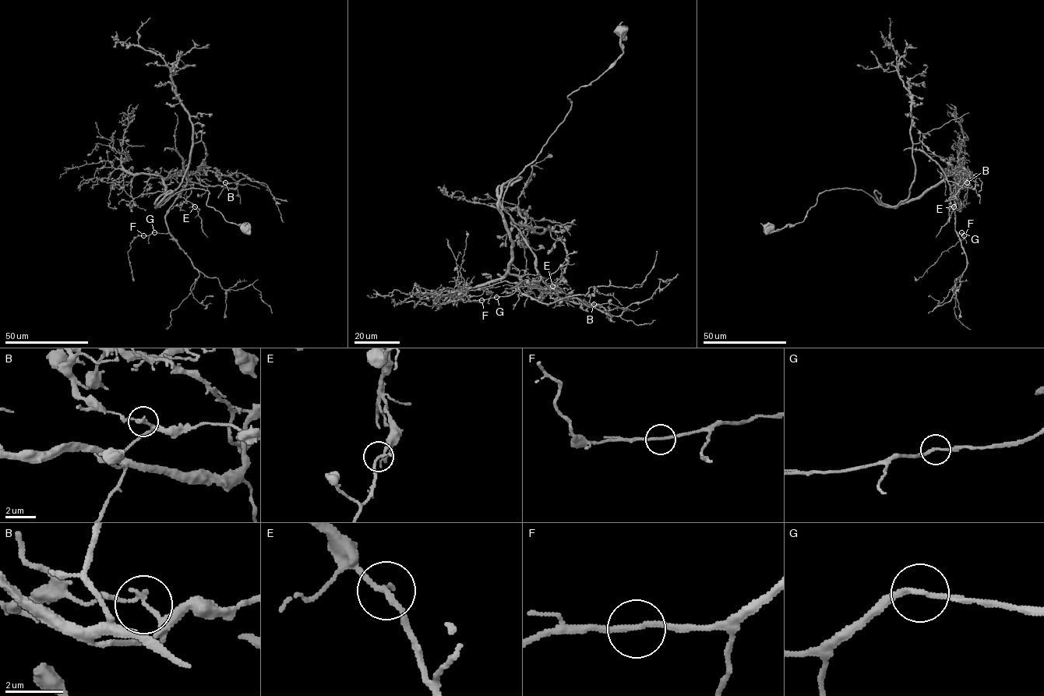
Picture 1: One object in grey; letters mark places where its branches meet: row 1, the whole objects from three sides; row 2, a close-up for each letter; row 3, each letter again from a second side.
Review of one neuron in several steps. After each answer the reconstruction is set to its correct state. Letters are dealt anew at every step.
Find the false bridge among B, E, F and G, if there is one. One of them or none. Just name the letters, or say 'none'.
B

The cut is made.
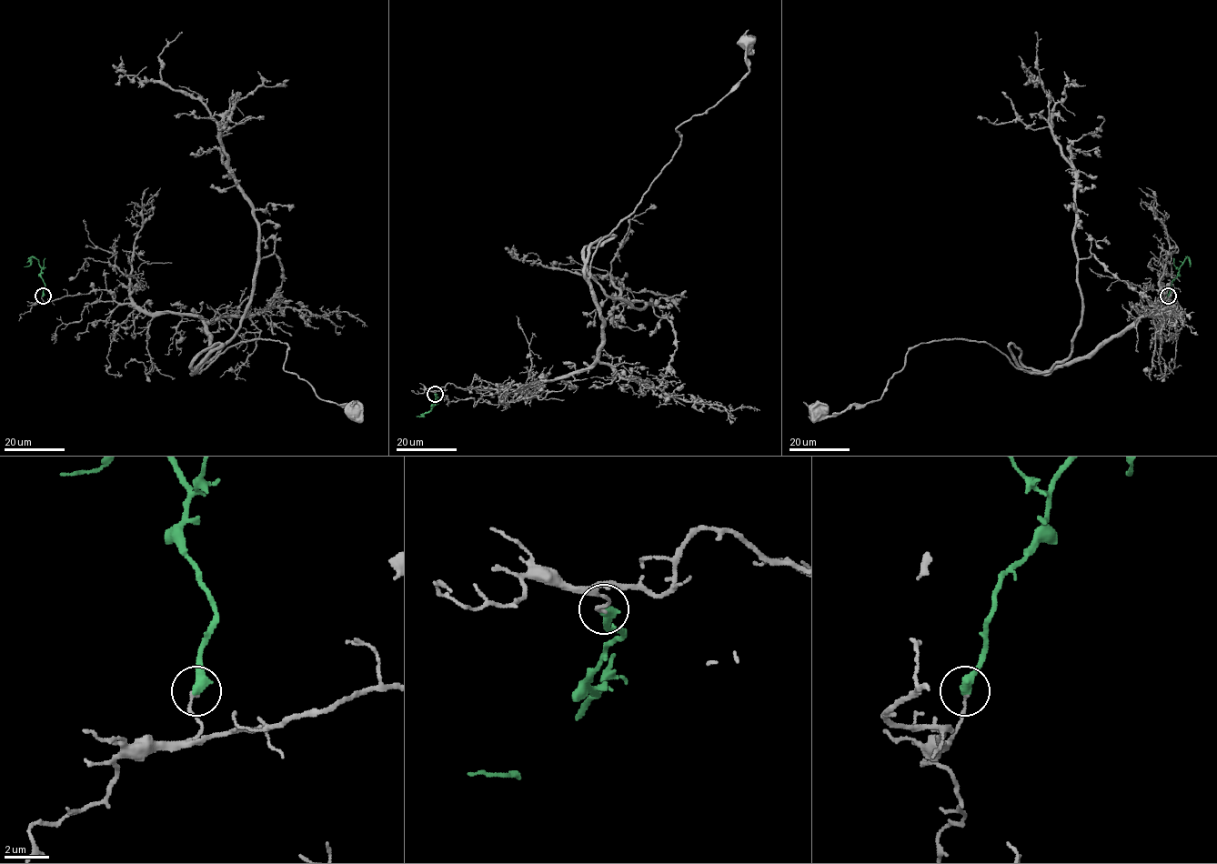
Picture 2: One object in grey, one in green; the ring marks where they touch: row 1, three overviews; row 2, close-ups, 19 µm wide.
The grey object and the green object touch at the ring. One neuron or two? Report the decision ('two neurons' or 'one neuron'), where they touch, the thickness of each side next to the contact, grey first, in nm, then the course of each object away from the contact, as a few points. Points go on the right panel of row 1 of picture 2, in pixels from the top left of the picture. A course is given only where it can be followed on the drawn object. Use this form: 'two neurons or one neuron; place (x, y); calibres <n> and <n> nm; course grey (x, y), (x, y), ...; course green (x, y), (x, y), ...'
two neurons; place (1168, 296); calibres 140 and 480 nm; course grey (1167, 296), (1046, 372), (1018, 369), (985, 342), (938, 339), (907, 354), (880, 399), (815, 412); course green (1167, 296), (1179, 267), (1187, 257), (1190, 266)

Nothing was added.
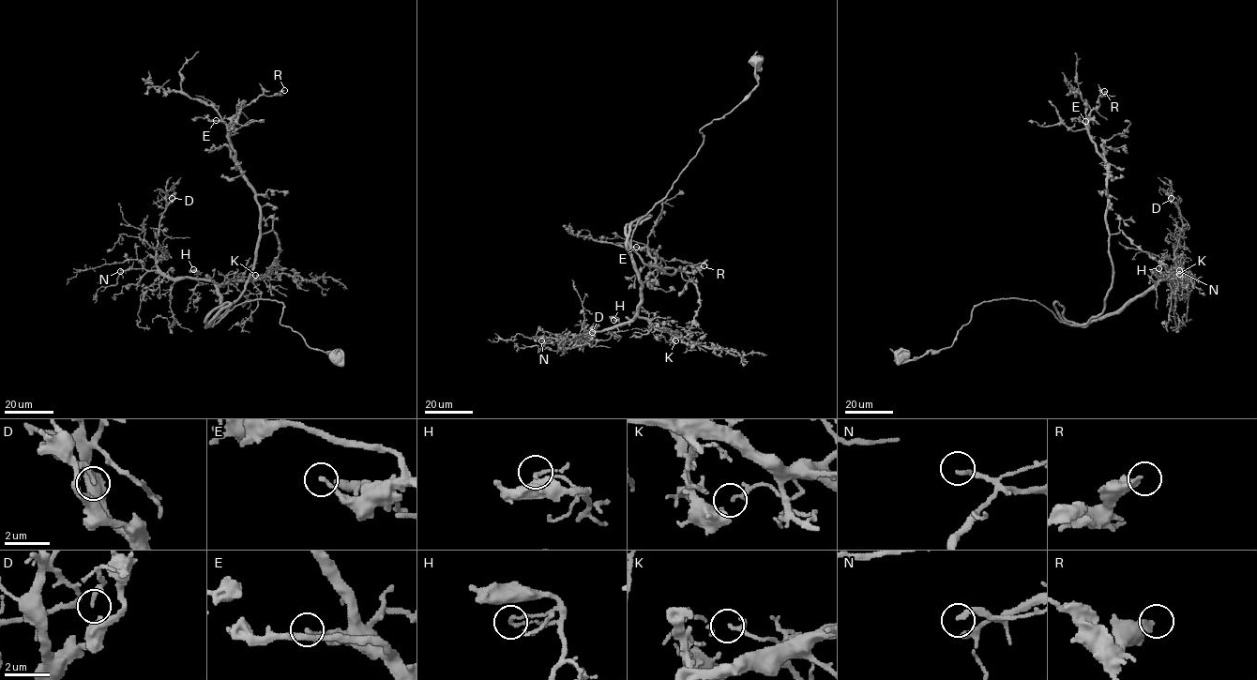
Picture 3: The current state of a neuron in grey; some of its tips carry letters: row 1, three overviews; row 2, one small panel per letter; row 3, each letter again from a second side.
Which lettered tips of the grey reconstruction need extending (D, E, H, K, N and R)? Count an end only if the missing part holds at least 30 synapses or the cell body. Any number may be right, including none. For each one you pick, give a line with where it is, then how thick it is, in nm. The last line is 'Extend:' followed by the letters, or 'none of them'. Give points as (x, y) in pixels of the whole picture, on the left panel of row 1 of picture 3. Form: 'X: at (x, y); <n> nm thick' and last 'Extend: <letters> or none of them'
N: at (120, 271); 200 nm thick
Extend: N

